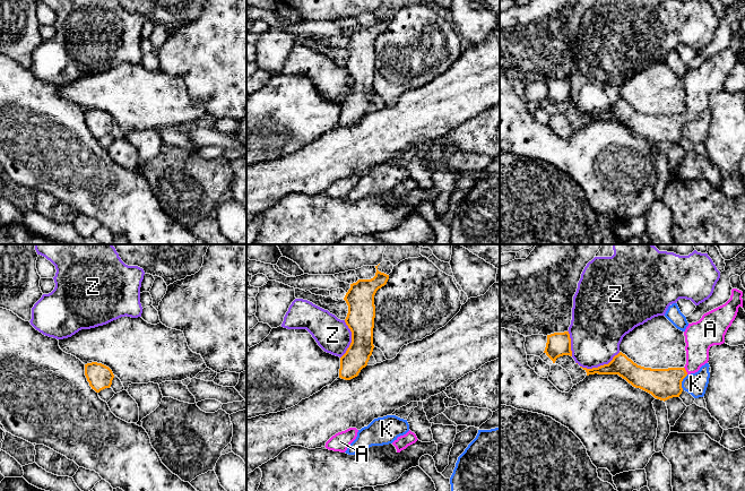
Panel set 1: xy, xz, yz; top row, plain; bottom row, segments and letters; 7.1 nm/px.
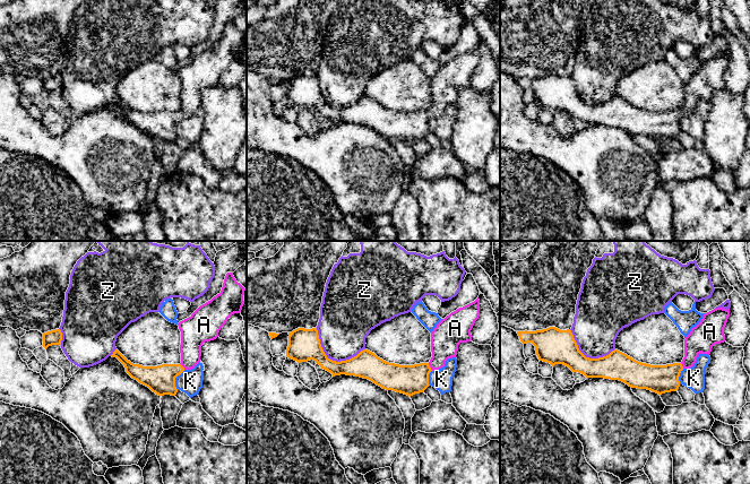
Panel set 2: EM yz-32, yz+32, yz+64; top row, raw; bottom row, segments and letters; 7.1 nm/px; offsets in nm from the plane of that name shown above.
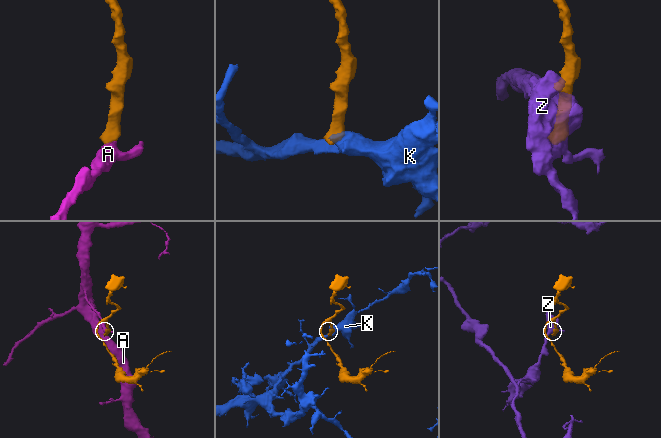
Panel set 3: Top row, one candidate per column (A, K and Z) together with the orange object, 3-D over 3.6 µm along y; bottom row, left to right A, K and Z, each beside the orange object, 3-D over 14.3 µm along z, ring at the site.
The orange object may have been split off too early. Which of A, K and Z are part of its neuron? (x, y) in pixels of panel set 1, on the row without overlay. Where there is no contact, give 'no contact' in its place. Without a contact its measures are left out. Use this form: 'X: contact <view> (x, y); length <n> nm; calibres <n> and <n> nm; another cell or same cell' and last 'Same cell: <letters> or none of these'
A: contact yz (685, 117); length 60 nm; calibres 220 and 200 nm; same cell
K: contact yz (681, 129); length 120 nm; calibres 220 and 160 nm; another cell
Z: contact yz (600, 112); length 300 nm; calibres 150 and 380 nm; another cell
Same cell: A

